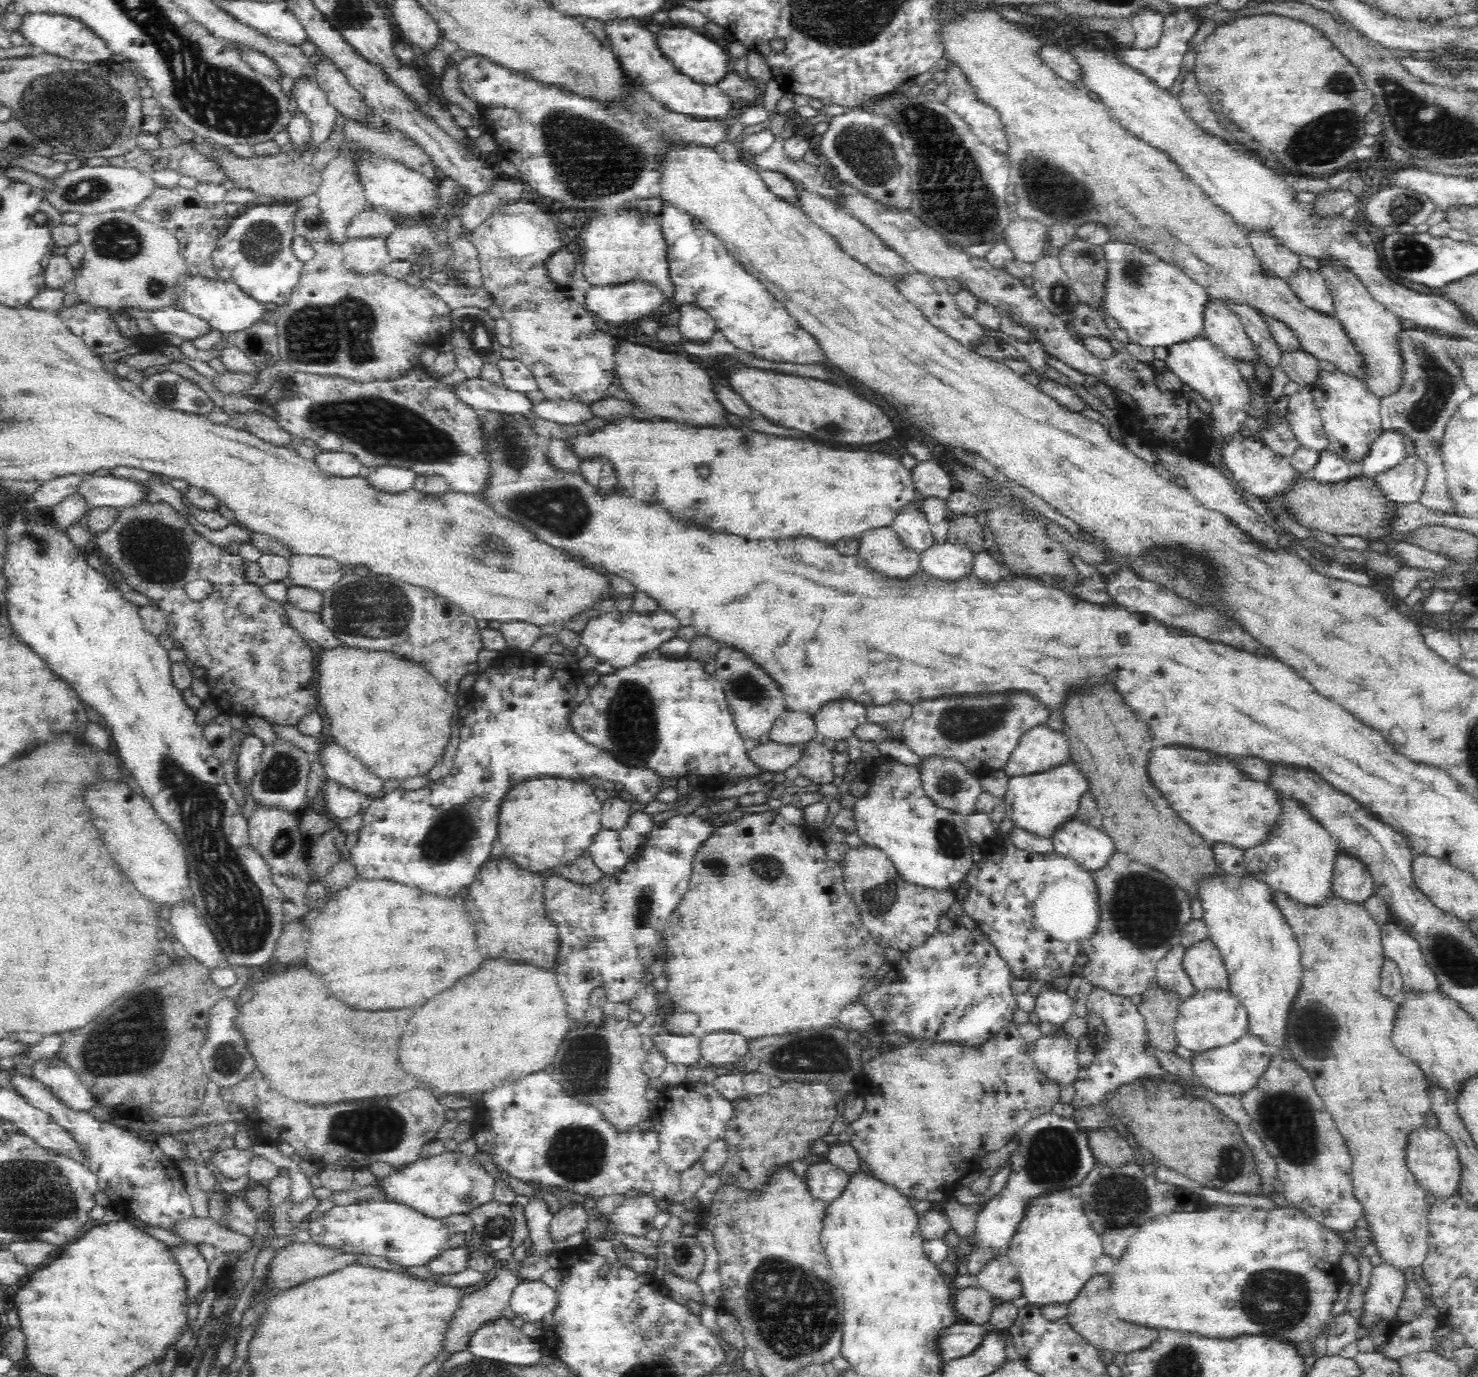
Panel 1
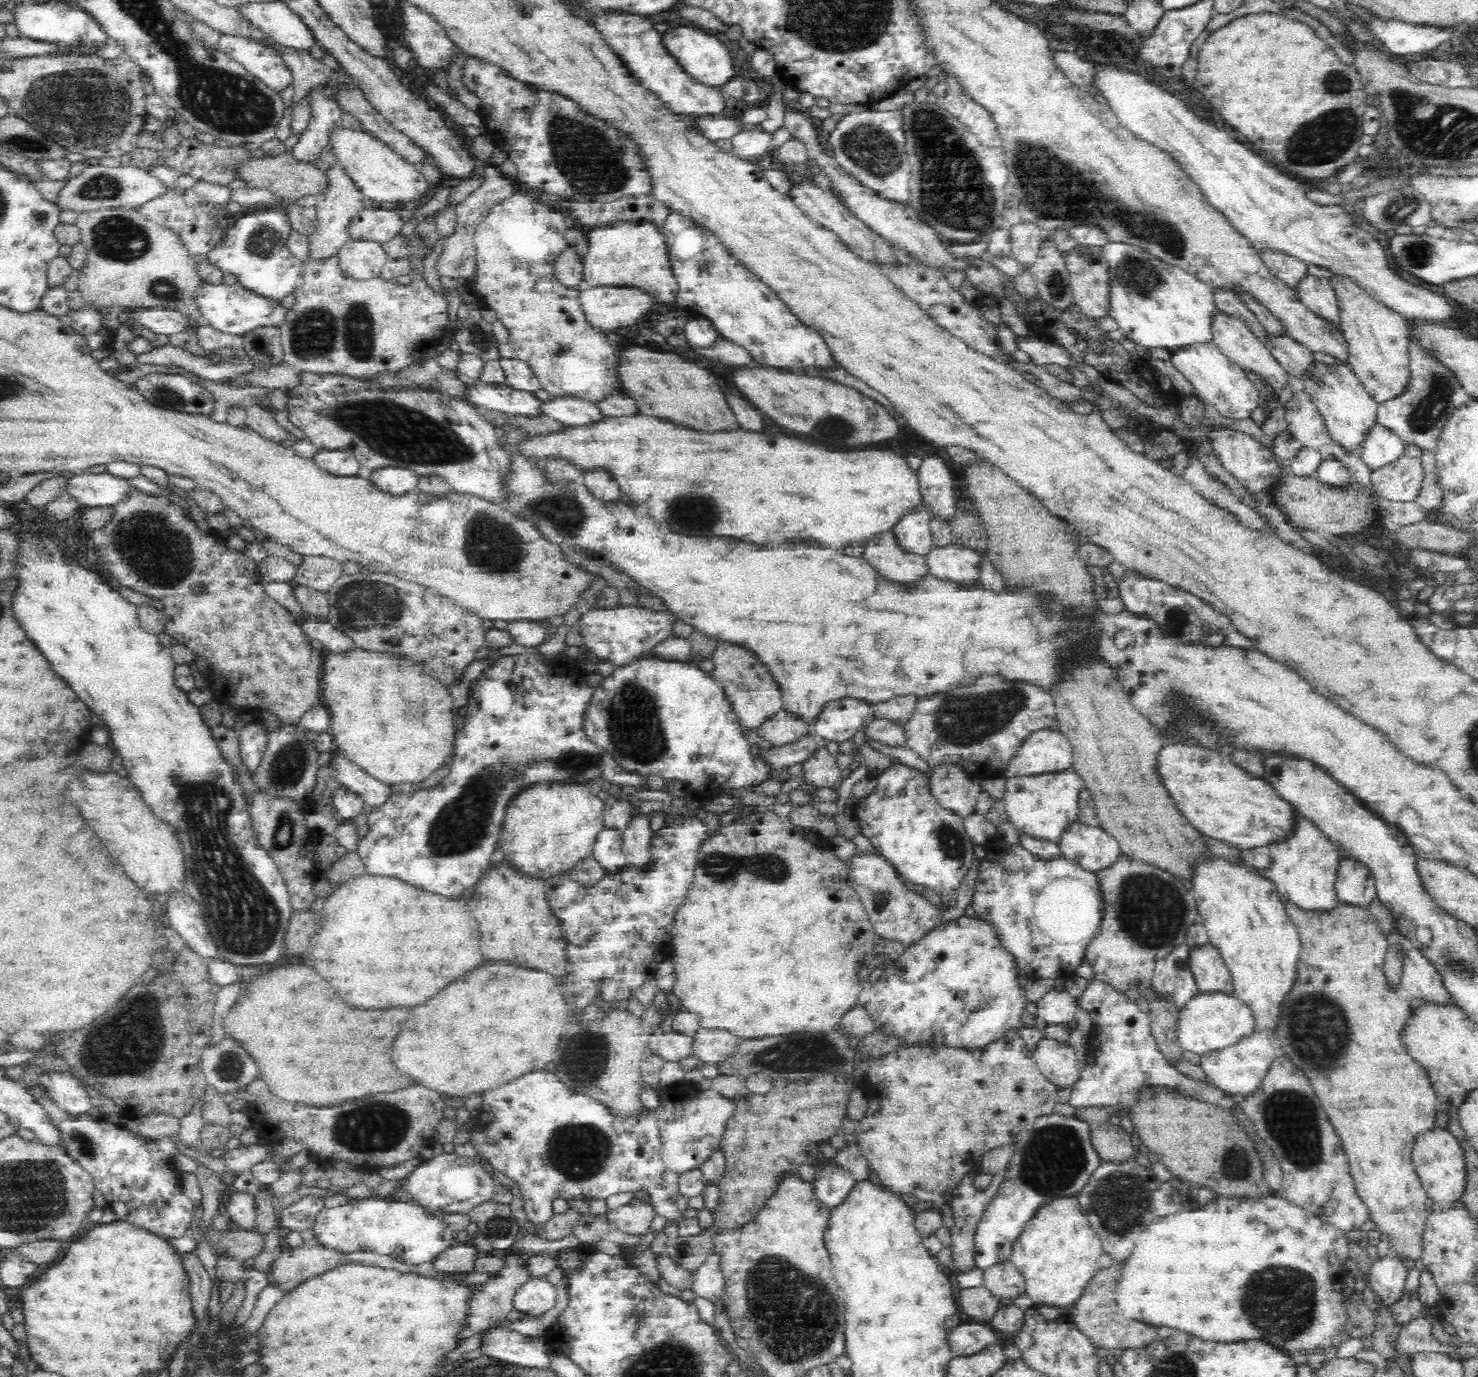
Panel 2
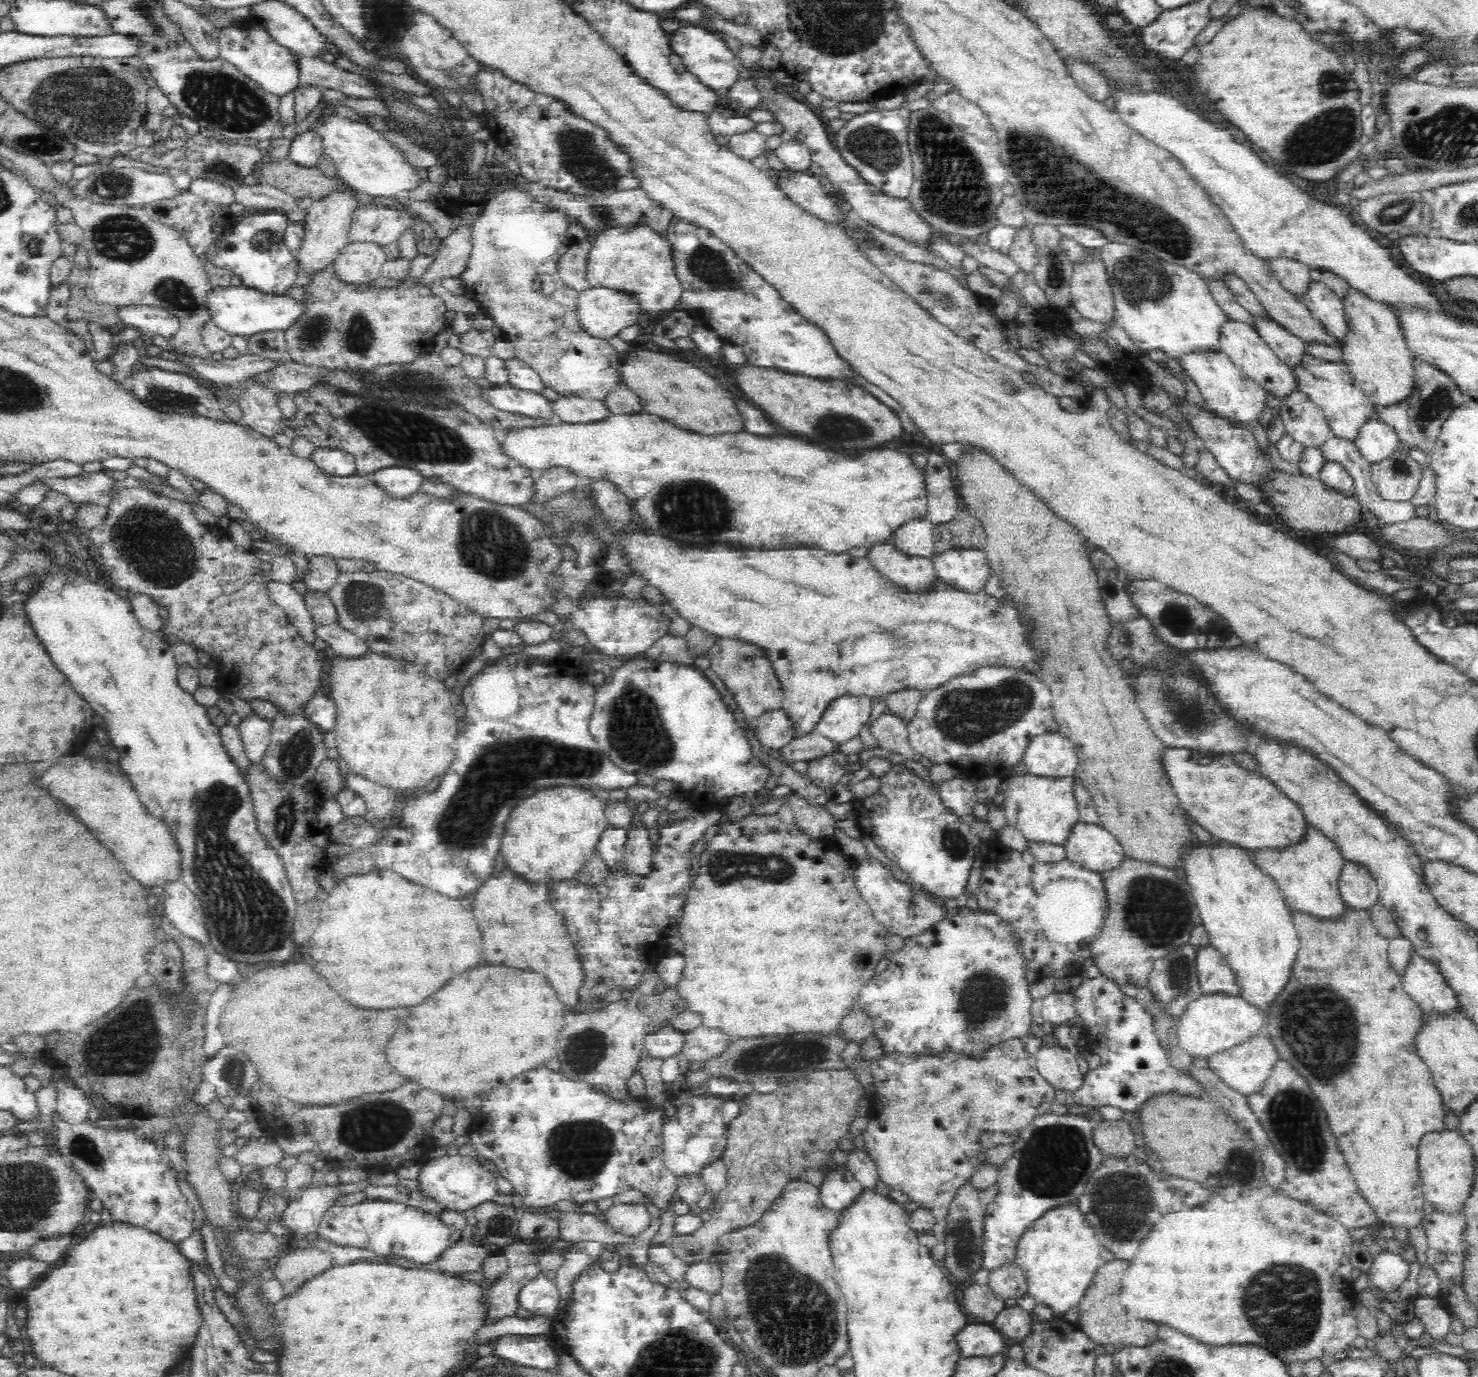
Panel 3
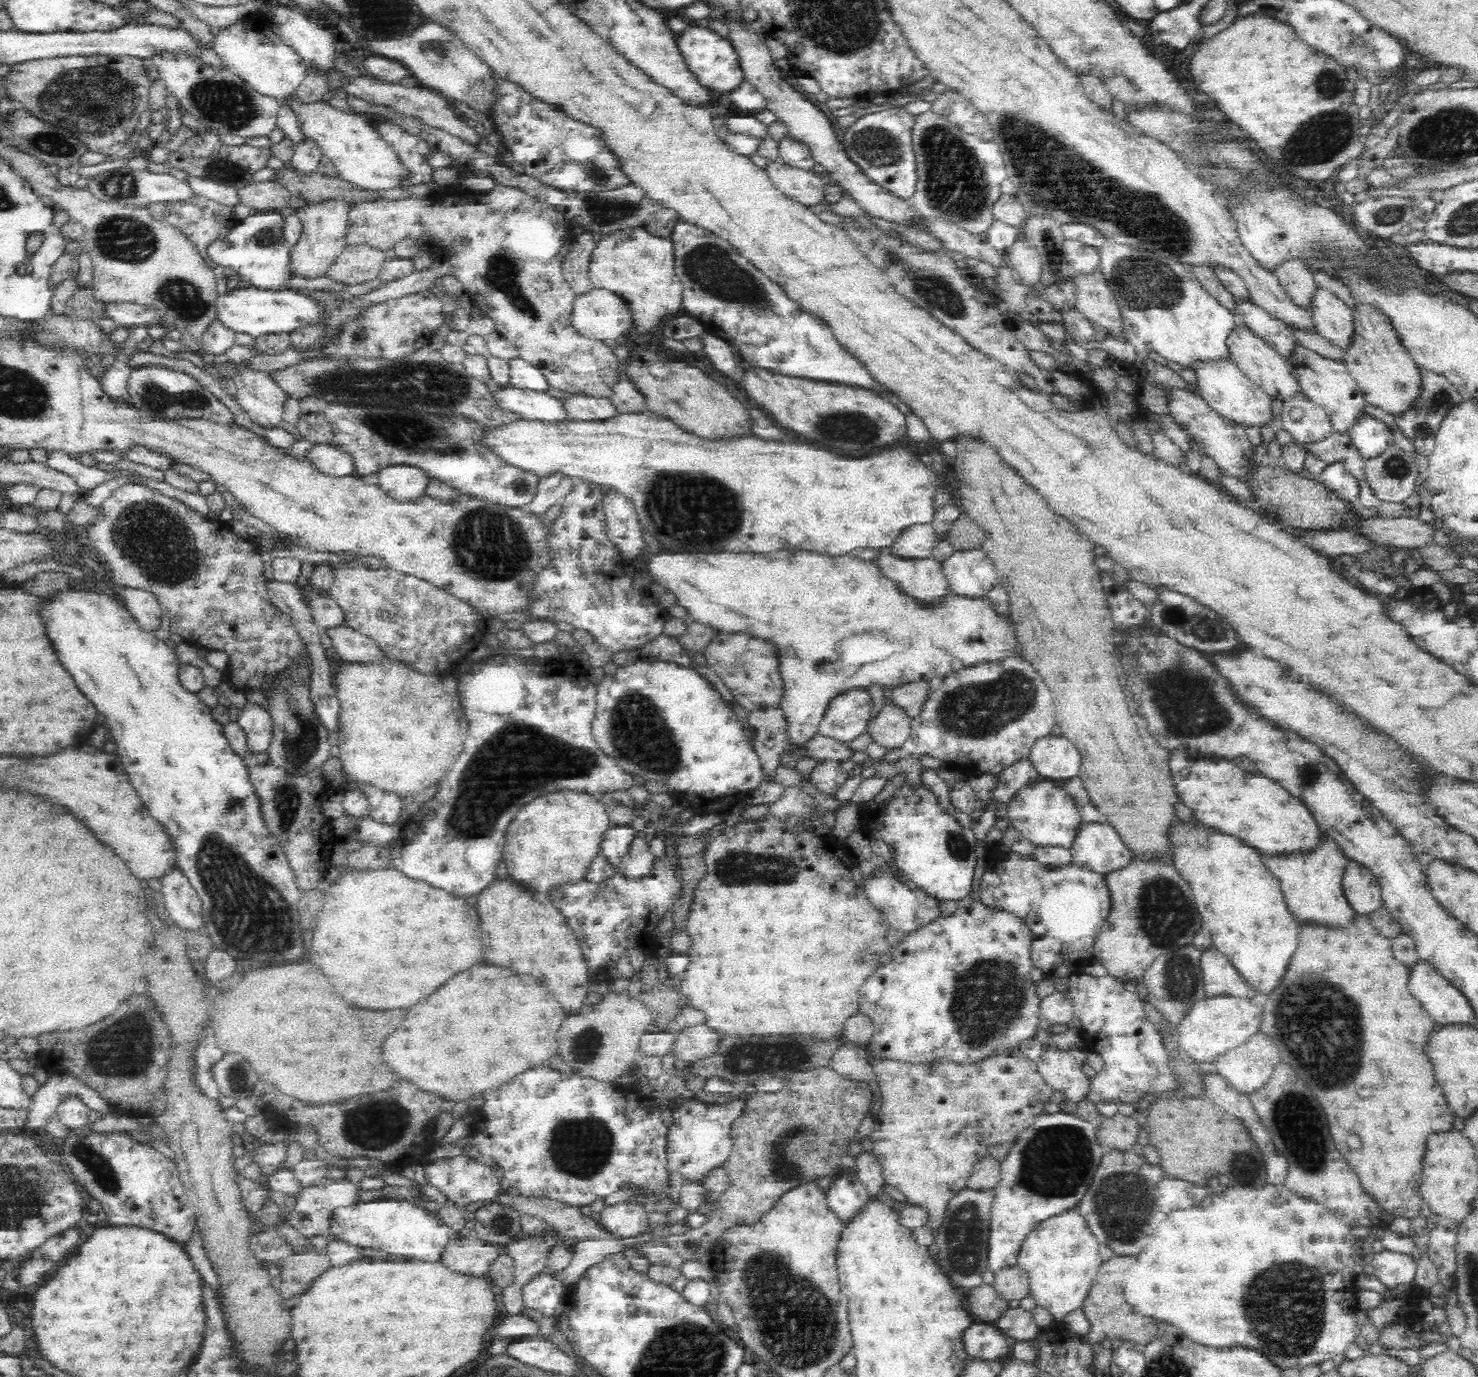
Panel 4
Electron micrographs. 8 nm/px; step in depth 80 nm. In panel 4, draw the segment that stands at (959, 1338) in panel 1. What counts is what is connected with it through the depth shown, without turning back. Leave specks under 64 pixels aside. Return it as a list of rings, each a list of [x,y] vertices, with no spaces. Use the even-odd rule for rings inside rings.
[[[972,1323],[962,1339],[971,1358],[999,1360],[1010,1352],[1008,1337],[989,1323]]]

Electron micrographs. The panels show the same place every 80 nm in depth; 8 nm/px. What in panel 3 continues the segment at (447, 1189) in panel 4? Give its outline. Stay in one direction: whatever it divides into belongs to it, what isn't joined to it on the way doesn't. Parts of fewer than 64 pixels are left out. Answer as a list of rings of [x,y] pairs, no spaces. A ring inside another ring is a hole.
[[[458,1153],[430,1159],[421,1168],[417,1180],[423,1194],[432,1198],[435,1202],[442,1203],[444,1208],[448,1207],[458,1211],[474,1209],[479,1204],[492,1201],[492,1197],[499,1193],[498,1187],[496,1187],[496,1176],[483,1166],[482,1160],[470,1155],[461,1156]]]

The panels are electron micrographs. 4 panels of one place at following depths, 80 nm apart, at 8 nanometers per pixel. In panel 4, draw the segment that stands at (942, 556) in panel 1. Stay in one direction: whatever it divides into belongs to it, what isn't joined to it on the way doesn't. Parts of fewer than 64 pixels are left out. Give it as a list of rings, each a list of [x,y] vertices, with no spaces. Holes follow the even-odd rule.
[[[981,549],[956,550],[941,564],[952,594],[982,599],[999,584],[992,559]]]

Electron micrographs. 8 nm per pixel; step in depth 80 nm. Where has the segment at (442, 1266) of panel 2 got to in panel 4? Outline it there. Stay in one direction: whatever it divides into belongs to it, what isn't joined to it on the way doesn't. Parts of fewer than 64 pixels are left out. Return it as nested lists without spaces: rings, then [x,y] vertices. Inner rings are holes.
[[[452,1236],[446,1244],[440,1260],[454,1272],[478,1277],[487,1275],[490,1266],[504,1253],[503,1245]]]

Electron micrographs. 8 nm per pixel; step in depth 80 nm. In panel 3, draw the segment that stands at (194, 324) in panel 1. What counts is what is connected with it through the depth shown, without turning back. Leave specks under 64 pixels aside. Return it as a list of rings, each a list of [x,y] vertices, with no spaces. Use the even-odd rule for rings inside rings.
[[[128,305],[116,308],[116,316],[126,328],[137,328],[164,340],[176,334],[180,322],[163,308],[148,305]]]

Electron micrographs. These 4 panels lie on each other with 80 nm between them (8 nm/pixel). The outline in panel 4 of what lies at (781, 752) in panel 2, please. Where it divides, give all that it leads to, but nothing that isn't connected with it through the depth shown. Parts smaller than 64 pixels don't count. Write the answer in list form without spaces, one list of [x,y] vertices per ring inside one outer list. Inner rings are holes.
[[[816,734],[806,746],[804,750],[796,752],[798,755],[814,758],[819,761],[830,760],[832,762],[846,762],[852,758],[854,750],[847,742],[837,741],[835,738],[828,738],[820,734]]]

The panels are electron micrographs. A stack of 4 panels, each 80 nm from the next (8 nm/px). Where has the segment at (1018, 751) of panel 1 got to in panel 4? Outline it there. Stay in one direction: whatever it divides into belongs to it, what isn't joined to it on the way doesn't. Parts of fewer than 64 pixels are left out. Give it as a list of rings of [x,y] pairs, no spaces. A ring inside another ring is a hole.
[[[1048,735],[1034,742],[1029,759],[1043,777],[1063,781],[1079,776],[1082,757],[1069,738]]]

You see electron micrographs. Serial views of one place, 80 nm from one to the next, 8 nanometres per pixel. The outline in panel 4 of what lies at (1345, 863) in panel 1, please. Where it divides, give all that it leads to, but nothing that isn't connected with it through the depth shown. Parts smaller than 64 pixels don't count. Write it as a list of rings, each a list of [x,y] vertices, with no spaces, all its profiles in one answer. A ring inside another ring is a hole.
[[[1352,859],[1347,861],[1342,889],[1350,907],[1358,915],[1370,915],[1383,907],[1382,889],[1378,879],[1365,866]]]

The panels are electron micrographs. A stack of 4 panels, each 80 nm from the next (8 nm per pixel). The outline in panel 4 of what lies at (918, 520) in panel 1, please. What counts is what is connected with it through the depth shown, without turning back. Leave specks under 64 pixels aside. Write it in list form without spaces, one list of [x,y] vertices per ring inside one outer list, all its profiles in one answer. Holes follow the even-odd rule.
[[[931,524],[917,525],[904,530],[888,552],[904,560],[931,558],[937,542],[936,532]]]

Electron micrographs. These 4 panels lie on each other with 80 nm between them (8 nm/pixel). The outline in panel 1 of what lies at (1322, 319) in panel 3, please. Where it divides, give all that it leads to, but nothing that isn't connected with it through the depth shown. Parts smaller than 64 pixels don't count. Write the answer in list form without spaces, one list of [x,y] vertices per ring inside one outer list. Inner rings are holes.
[[[1300,266],[1298,274],[1290,278],[1288,284],[1308,308],[1326,317],[1335,316],[1332,293],[1320,272],[1310,271]]]

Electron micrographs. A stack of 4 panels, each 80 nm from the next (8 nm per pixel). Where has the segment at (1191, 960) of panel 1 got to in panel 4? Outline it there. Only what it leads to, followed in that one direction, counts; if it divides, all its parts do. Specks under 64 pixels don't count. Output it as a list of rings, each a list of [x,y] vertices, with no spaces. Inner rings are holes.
[[[1216,947],[1202,953],[1200,968],[1208,999],[1224,996],[1256,1001],[1259,989],[1237,973],[1229,958]]]

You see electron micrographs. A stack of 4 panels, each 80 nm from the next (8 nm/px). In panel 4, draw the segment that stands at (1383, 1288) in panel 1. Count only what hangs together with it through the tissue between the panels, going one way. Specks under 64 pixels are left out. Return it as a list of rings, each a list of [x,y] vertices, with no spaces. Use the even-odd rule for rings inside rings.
[[[1386,1249],[1374,1255],[1371,1265],[1373,1276],[1387,1288],[1414,1281],[1417,1272],[1416,1260],[1412,1256]]]

